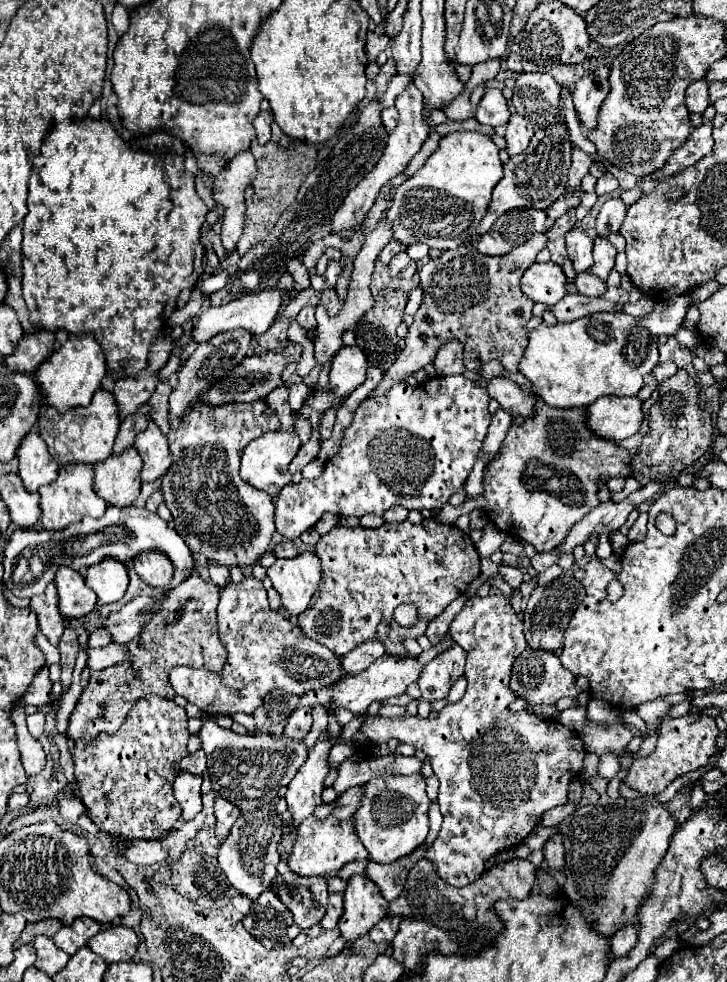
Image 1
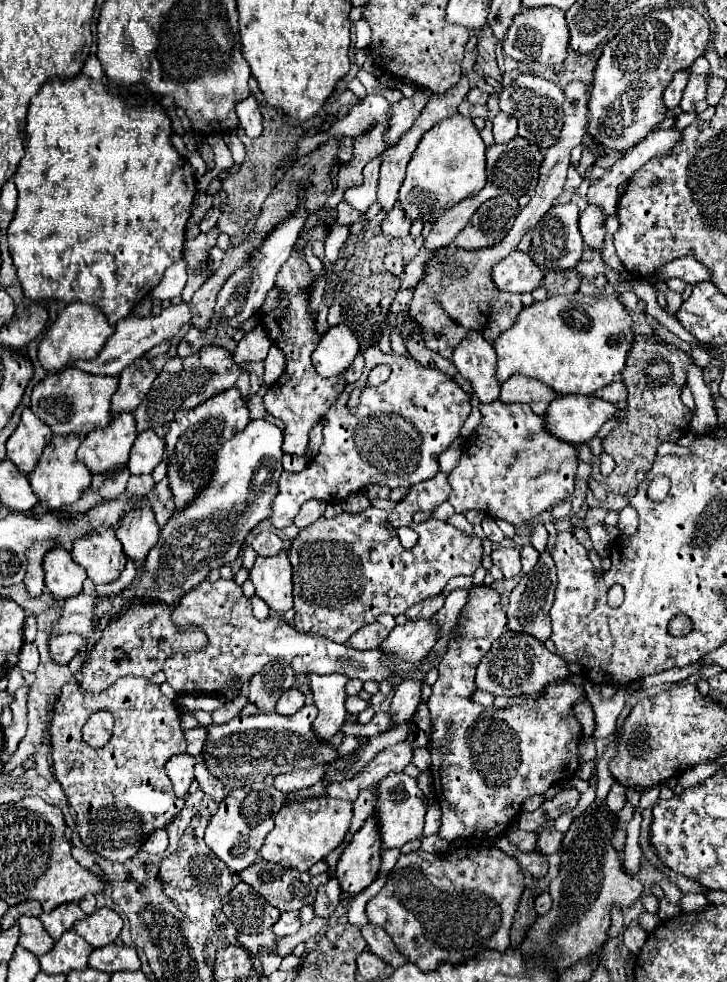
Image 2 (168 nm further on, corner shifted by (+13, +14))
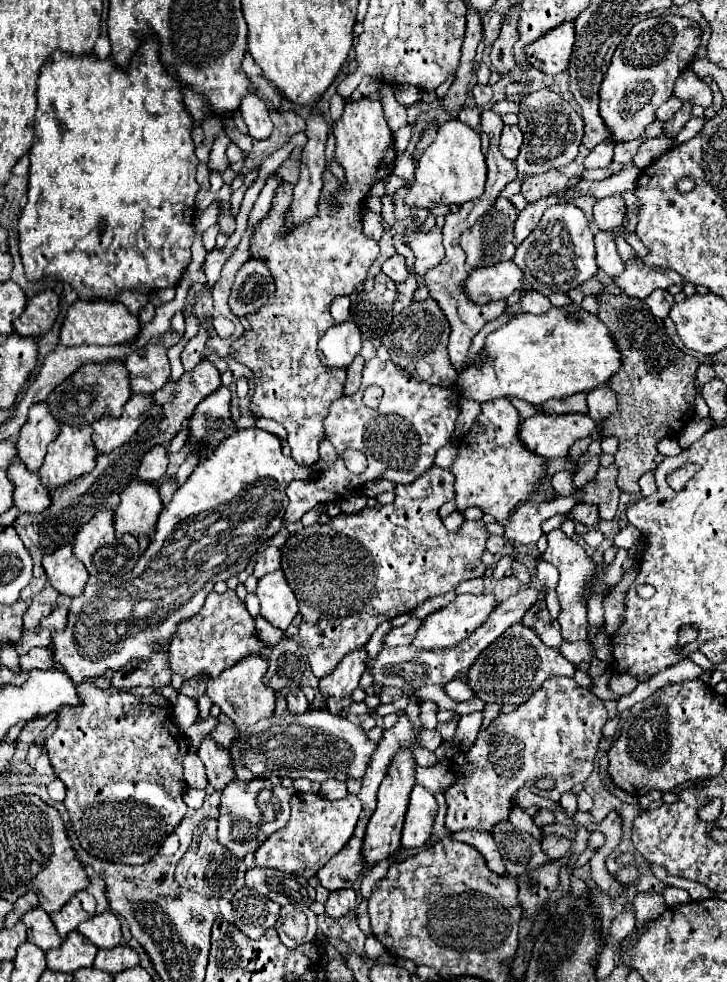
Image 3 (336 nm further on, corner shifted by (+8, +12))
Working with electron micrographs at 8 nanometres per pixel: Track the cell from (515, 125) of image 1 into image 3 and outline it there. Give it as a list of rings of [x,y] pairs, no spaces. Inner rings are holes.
[[[504,126],[502,136],[500,136],[500,152],[508,160],[516,160],[518,150],[522,146],[522,132],[518,126]]]

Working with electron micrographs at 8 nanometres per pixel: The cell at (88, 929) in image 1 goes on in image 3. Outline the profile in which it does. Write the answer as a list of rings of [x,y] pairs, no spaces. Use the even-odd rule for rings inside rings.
[[[74,896],[62,910],[58,910],[56,914],[50,914],[50,918],[52,918],[60,938],[64,940],[68,936],[68,932],[76,930],[76,926],[88,918],[88,914],[80,906],[80,900]]]

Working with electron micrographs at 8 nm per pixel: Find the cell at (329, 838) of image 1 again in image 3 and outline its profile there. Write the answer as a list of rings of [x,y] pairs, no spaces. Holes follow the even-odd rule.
[[[296,792],[290,798],[290,808],[292,812],[288,824],[282,830],[276,830],[272,836],[268,836],[264,844],[256,850],[256,866],[274,868],[292,876],[312,878],[352,838],[354,826],[362,812],[362,802],[354,794],[330,802],[320,794]]]

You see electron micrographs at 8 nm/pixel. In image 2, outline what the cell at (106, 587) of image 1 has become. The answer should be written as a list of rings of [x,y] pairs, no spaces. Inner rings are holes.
[[[99,530],[95,538],[81,538],[71,548],[71,558],[87,570],[87,578],[95,584],[117,580],[127,562],[115,530]]]

